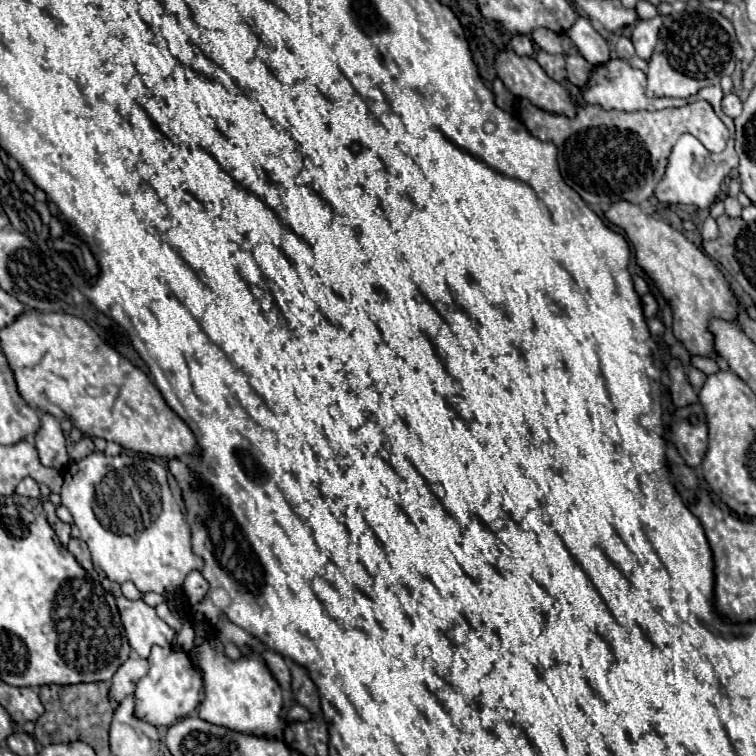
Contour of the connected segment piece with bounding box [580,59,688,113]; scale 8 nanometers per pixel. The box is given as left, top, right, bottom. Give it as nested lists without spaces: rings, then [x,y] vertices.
[[[610,59],[604,65],[594,67],[588,83],[580,89],[582,97],[586,103],[590,105],[598,105],[606,111],[616,109],[616,111],[626,111],[626,113],[634,113],[634,111],[654,111],[654,109],[664,109],[664,107],[682,107],[688,103],[688,99],[670,99],[670,97],[646,97],[646,75],[640,69],[630,67],[624,59]]]

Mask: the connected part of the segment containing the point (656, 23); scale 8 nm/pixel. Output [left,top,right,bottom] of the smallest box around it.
[630,17,662,59]

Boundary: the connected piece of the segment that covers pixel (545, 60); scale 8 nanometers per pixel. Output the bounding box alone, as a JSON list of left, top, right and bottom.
[536,51,566,81]

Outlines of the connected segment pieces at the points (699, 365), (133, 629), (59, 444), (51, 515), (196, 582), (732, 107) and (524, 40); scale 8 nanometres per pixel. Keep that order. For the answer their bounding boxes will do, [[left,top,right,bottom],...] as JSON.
[[690,355,718,375],[116,595,176,657],[36,413,68,469],[44,501,71,546],[184,571,208,605],[722,93,742,117],[508,35,534,57]]

